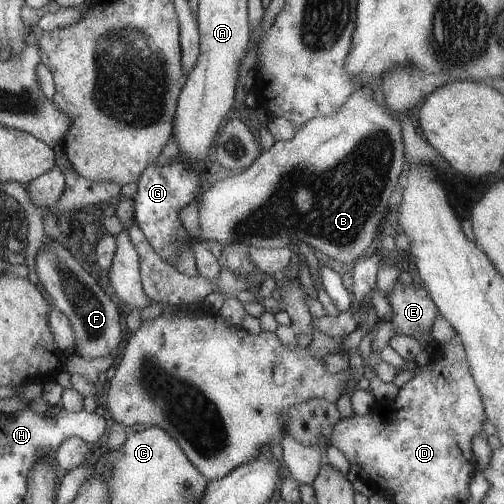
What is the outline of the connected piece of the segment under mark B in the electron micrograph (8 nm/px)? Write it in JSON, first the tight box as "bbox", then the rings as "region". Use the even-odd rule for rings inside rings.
{"bbox":[169,88,405,277],"region":[[[361,88],[359,90],[353,91],[347,100],[328,117],[315,117],[309,119],[303,126],[299,127],[295,134],[288,141],[274,141],[272,146],[267,151],[261,151],[255,160],[247,167],[247,170],[243,173],[236,172],[235,175],[228,176],[221,179],[213,184],[207,191],[203,191],[199,194],[197,198],[197,208],[198,208],[198,225],[201,229],[201,235],[199,238],[191,238],[186,233],[186,240],[182,241],[182,246],[178,251],[176,257],[172,257],[169,261],[170,267],[173,267],[177,272],[186,274],[190,277],[200,277],[195,269],[195,260],[193,259],[191,241],[196,241],[205,246],[208,240],[214,240],[219,242],[222,246],[225,243],[241,243],[247,248],[249,247],[263,247],[263,248],[281,248],[286,247],[288,244],[293,244],[300,240],[305,242],[310,248],[325,256],[329,256],[341,264],[352,265],[358,257],[365,254],[366,249],[369,248],[369,243],[373,240],[375,236],[375,230],[379,226],[379,220],[381,216],[385,214],[387,210],[387,202],[391,204],[391,207],[395,204],[395,194],[397,186],[399,186],[399,178],[405,170],[405,157],[404,157],[404,146],[402,141],[402,130],[399,122],[386,112],[383,105],[377,104],[375,98],[372,97],[371,90],[369,88]],[[339,184],[349,184],[351,190],[343,190]]]}

